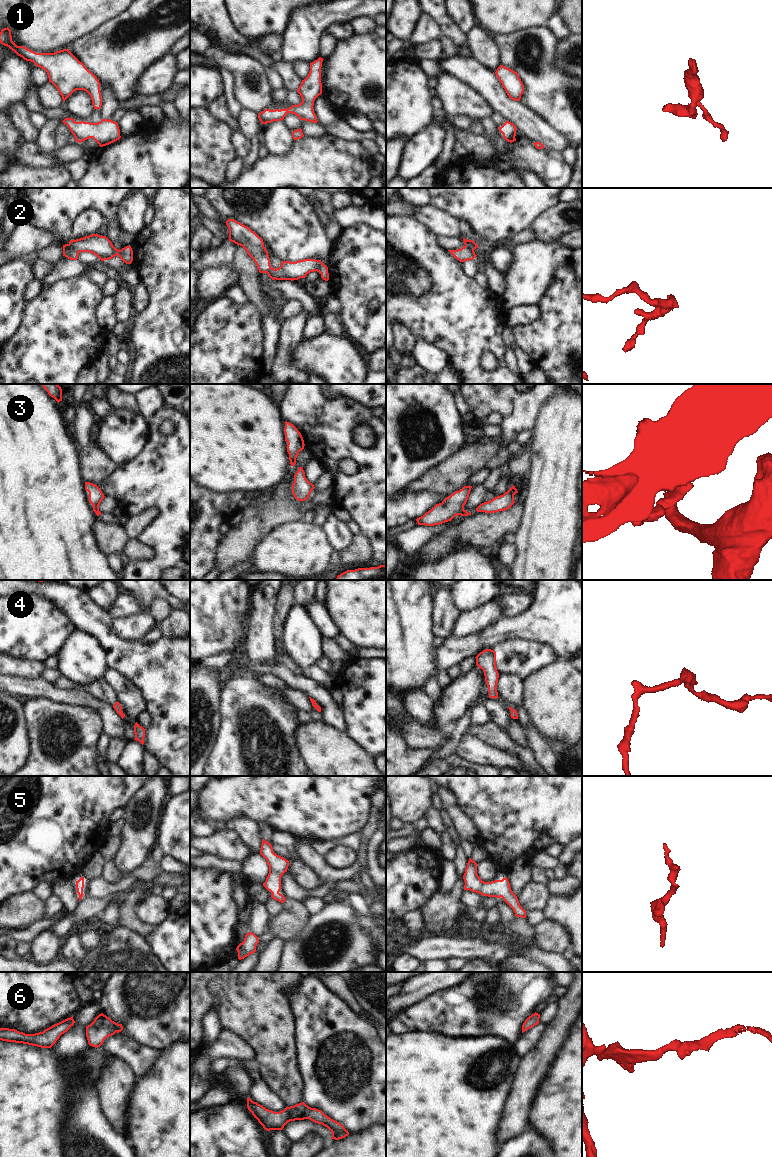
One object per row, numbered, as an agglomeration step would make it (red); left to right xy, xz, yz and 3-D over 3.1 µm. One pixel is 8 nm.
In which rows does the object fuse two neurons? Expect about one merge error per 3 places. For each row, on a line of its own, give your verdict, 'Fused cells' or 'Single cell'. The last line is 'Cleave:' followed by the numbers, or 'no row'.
1: Single cell
2: Fused cells
3: Fused cells
4: Single cell
5: Single cell
6: Single cell
Cleave: 2, 3

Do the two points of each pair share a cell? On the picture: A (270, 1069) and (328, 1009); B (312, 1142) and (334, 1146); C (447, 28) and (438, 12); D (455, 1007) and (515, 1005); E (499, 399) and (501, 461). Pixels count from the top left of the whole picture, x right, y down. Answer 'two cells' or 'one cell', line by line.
A: two cells
B: two cells
C: one cell
D: one cell
E: one cell

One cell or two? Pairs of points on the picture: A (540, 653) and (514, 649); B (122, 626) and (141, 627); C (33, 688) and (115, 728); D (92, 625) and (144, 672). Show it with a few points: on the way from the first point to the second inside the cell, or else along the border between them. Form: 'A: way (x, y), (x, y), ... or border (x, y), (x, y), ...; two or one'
A: way (534, 653), (520, 652); one
B: way (127, 627), (136, 627); one
C: way (55, 694), (58, 696), (76, 696), (98, 706); one
D: way (105, 636), (131, 659); one

